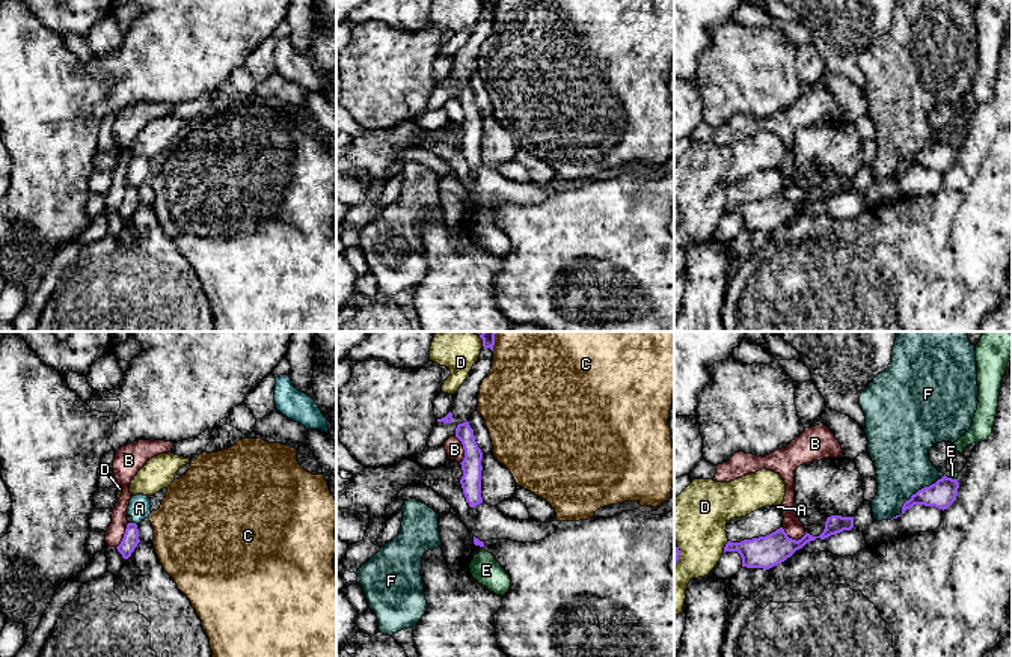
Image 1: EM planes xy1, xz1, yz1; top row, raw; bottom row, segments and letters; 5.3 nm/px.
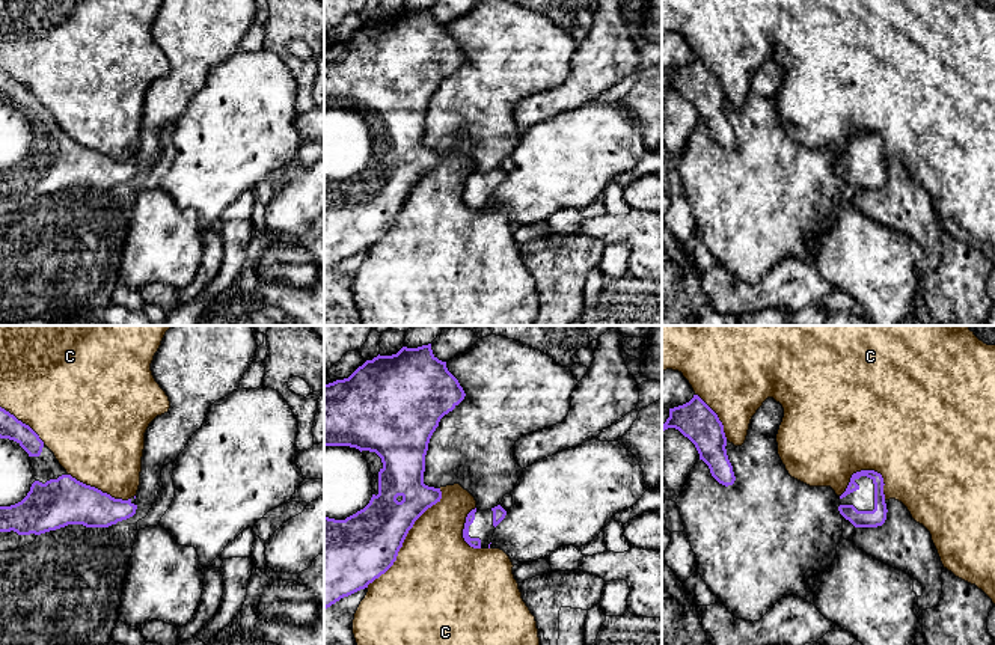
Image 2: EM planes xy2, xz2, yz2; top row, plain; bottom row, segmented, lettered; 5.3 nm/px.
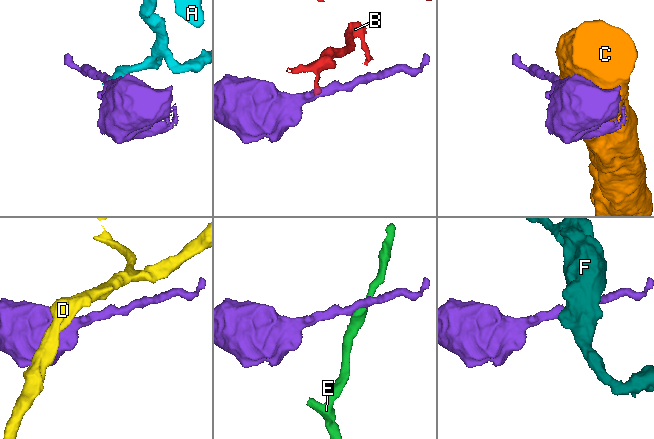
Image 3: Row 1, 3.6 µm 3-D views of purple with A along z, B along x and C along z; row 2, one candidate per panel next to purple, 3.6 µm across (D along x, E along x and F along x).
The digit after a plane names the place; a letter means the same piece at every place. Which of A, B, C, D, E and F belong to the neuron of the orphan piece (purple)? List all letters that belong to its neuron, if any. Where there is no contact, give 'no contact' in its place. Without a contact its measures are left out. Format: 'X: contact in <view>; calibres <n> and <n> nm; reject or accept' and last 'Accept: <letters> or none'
A: contact in xy1; calibres 90 and 120 nm; reject
B: contact in yz1; calibres 180 and 100 nm; reject
C: contact in xz2; calibres 360 and 460 nm; reject
D: contact in yz1; calibres 180 and 320 nm; reject
E: contact in yz1; calibres 150 and 40 nm; reject
F: contact in yz1; calibres 150 and 300 nm; reject
Accept: none

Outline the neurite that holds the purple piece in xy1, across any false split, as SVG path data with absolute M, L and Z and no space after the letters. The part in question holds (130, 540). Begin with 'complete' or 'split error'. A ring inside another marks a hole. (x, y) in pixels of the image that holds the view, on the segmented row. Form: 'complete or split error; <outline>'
complete; M128 523L125 533L124 533L124 538L116 549L122 555L124 559L128 559L139 542L140 542L140 539L139 539L137 524Z

